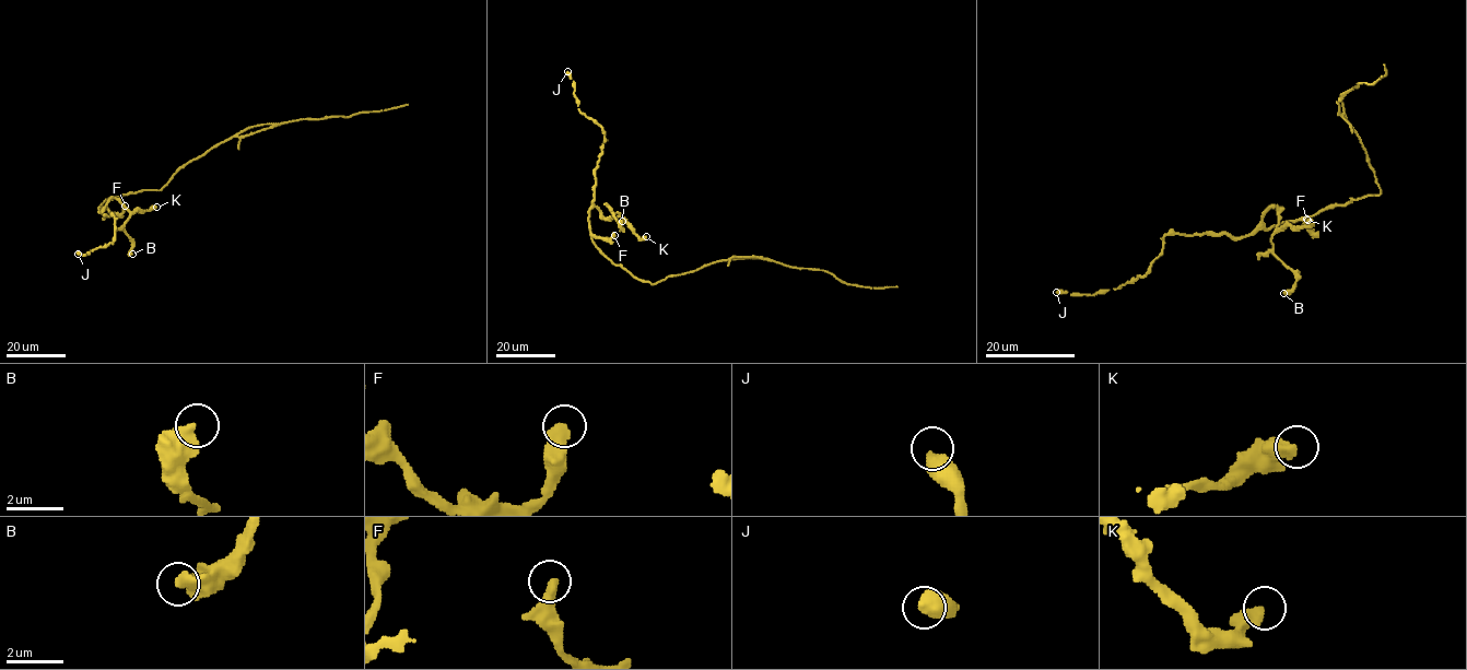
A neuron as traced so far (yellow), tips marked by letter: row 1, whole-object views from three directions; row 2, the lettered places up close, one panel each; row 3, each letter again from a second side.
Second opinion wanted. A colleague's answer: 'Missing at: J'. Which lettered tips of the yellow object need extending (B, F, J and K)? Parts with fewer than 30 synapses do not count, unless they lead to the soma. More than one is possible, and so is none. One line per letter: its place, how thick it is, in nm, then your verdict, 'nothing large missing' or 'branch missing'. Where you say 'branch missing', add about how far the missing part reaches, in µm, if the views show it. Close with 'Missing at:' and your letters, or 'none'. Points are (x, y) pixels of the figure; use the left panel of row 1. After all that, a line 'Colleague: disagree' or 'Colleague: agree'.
B: place (132, 254); calibre 440 nm; nothing large missing
F: place (125, 206); calibre 500 nm; nothing large missing
J: place (78, 254); calibre 550 nm; nothing large missing
K: place (156, 207); calibre 480 nm; nothing large missing
Missing at: none
Colleague: disagree

